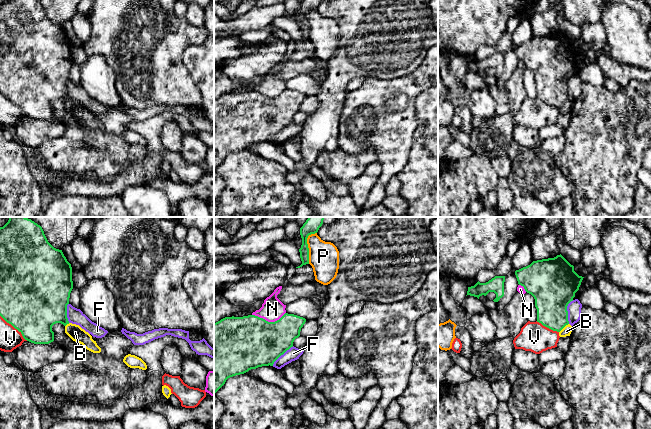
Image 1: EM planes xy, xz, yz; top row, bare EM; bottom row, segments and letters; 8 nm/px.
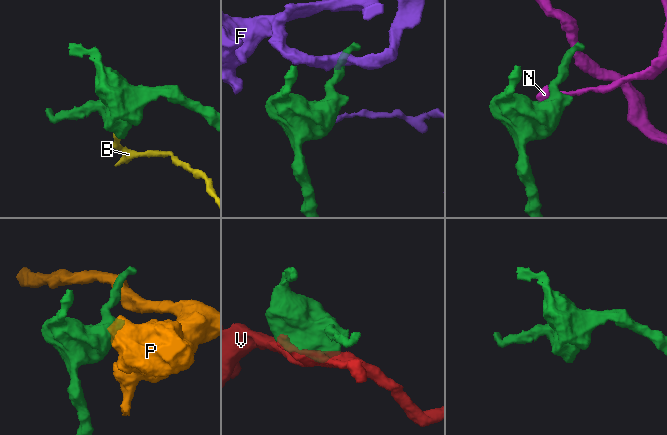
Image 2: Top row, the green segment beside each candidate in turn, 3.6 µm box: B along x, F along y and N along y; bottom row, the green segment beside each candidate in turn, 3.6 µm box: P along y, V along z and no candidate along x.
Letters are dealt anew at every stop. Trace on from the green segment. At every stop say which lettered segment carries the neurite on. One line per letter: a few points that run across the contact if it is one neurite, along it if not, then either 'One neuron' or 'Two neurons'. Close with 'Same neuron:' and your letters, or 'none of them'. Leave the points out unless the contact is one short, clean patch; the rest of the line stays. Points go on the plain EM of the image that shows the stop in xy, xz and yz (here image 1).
B: Line: yz (568, 99), (559, 108). Two neurons
F: Two neurons
N: Two neurons
P: Line: xz (316, 8), (307, 14), (308, 39). Two neurons
V: Two neurons
Same neuron: none of them

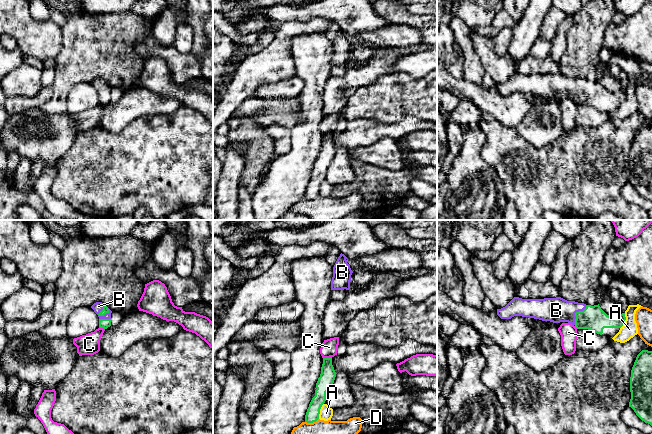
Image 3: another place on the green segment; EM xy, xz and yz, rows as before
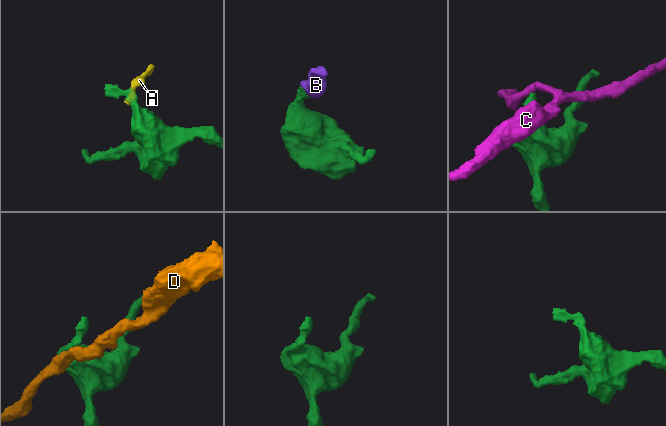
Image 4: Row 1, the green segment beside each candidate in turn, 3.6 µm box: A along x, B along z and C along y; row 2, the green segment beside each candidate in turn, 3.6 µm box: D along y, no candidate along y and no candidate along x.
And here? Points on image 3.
A: Line: xz (323, 179), (318, 194). Two neurons
B: Line: xy (105, 86), (103, 91), (98, 90), (98, 82). One neuron
C: Line: xz (331, 132), (323, 135). Two neurons
D: Two neurons
Same neuron: B

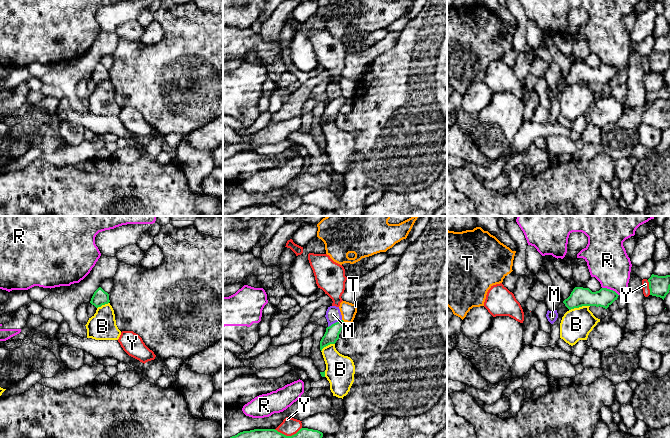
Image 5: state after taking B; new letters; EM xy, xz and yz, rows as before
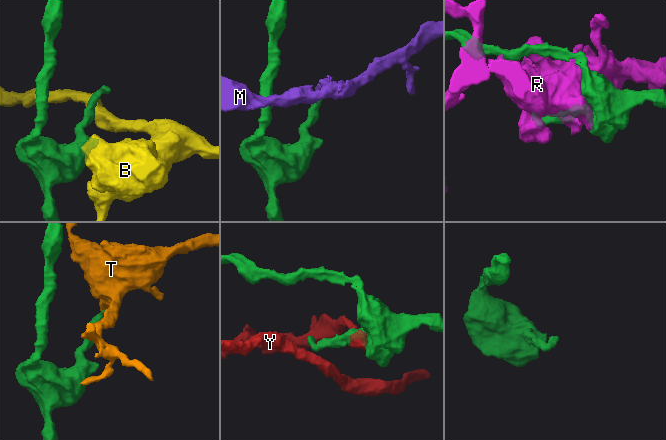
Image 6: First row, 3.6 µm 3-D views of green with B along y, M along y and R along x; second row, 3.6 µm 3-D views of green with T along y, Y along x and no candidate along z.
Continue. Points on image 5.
B: Line: yz (589, 81), (574, 83), (569, 86). Two neurons
M: Line: xz (341, 95), (328, 103). Two neurons
R: Two neurons
T: Line: xz (342, 95), (347, 99). Two neurons
Y: Two neurons
Same neuron: none of them

